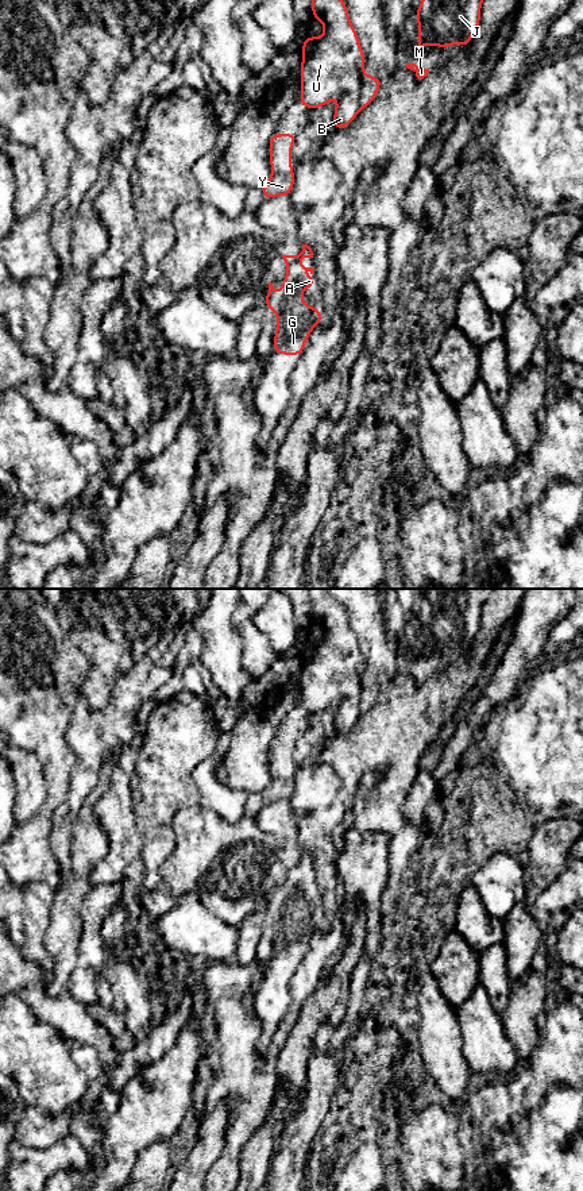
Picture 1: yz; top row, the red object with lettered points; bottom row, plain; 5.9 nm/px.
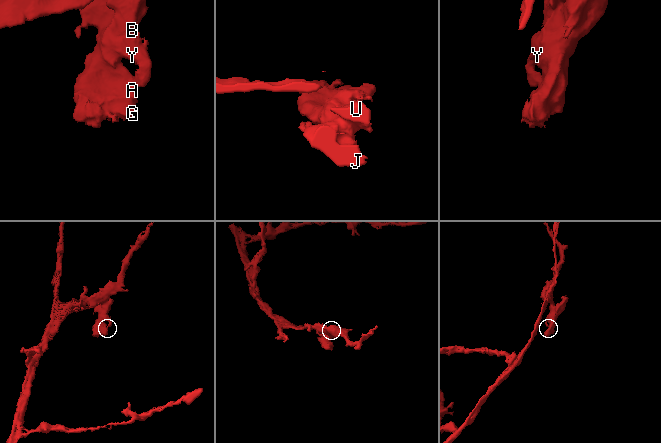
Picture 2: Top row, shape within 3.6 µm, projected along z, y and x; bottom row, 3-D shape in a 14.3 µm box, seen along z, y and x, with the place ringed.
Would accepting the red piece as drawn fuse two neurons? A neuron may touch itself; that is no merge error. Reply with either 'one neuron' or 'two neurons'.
two neurons

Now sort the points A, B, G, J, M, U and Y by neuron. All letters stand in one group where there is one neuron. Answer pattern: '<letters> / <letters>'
A G J M / B U Y

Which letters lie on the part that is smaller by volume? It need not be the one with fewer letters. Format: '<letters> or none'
A, G, J, M

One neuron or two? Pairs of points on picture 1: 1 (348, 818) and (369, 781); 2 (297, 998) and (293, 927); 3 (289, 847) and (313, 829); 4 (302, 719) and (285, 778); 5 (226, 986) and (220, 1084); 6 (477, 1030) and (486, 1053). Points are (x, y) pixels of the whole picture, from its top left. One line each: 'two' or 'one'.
1: one
2: two
3: two
4: one
5: two
6: one

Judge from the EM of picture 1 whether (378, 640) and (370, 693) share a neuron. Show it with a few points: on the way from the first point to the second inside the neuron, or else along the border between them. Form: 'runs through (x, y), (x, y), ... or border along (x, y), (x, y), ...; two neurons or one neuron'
runs through (378, 654), (378, 671), (373, 679); one neuron

